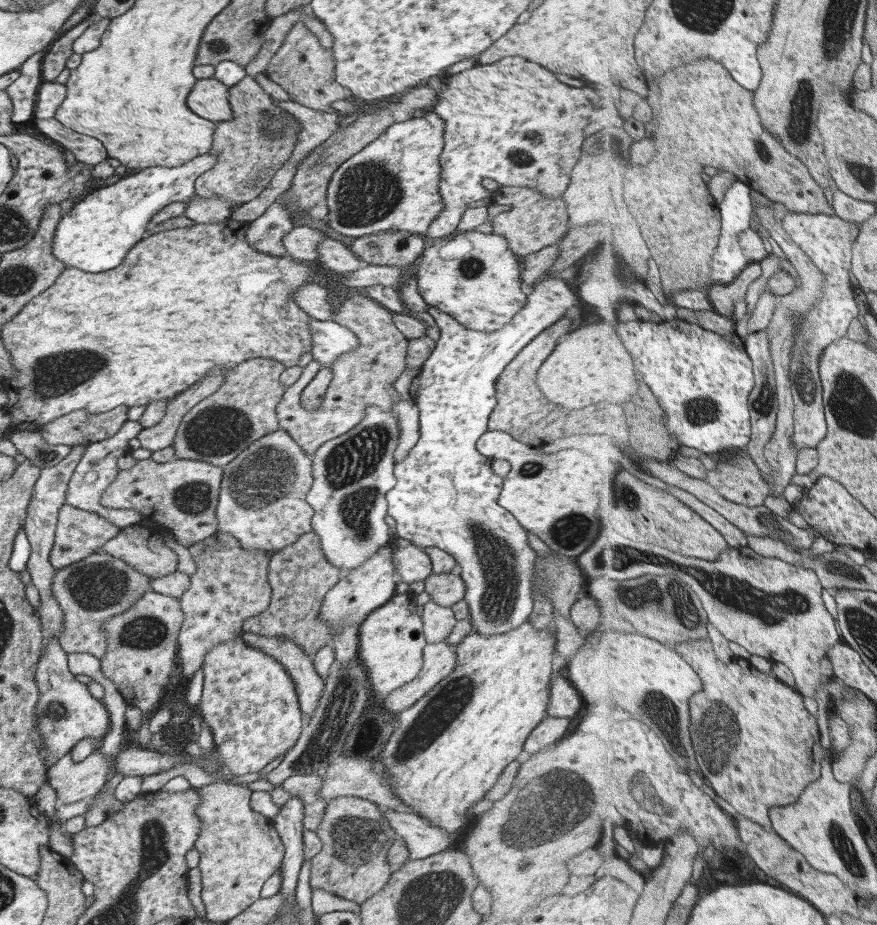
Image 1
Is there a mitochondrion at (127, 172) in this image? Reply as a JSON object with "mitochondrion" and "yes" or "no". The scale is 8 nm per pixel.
{"mitochondrion":"no"}

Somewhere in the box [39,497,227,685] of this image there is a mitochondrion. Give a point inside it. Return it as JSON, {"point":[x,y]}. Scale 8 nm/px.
{"point":[95,586]}

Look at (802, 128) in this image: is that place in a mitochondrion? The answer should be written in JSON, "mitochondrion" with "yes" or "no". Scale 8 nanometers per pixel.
{"mitochondrion":"yes"}

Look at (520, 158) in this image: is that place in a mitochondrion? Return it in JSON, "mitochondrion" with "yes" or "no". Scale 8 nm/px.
{"mitochondrion":"yes"}

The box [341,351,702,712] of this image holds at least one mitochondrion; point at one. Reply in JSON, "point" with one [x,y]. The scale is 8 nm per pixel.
{"point":[498,562]}

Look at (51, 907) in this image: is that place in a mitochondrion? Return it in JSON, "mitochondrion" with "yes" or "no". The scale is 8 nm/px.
{"mitochondrion":"no"}

